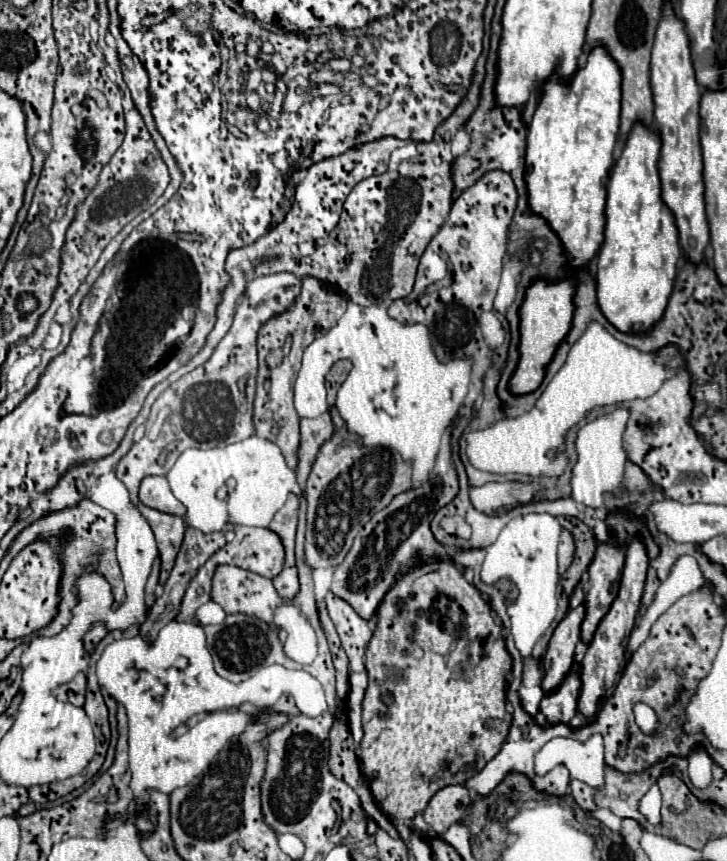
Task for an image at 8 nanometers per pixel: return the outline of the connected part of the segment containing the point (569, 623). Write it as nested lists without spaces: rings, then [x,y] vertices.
[[[580,604],[578,608],[572,608],[564,620],[556,626],[548,650],[542,658],[542,668],[544,668],[544,680],[542,688],[546,692],[554,690],[560,686],[564,676],[570,672],[572,662],[574,662],[574,646],[580,640],[580,624],[584,620],[586,606]]]

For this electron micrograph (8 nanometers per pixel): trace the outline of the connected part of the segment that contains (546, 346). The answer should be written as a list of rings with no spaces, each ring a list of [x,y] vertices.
[[[538,280],[526,290],[526,298],[520,308],[520,364],[510,380],[510,390],[514,394],[526,394],[540,386],[546,364],[552,360],[558,344],[570,332],[574,316],[574,304],[572,304],[574,290],[576,290],[574,280],[562,280],[562,282]]]

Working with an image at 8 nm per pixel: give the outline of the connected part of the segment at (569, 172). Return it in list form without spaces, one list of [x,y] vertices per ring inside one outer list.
[[[598,44],[588,52],[586,66],[578,68],[572,78],[564,80],[552,74],[542,84],[536,112],[528,128],[526,148],[526,186],[532,212],[544,216],[552,230],[562,238],[570,258],[570,266],[586,266],[602,244],[602,206],[606,204],[606,190],[602,190],[602,178],[610,170],[614,158],[614,146],[620,126],[620,98],[622,98],[622,74],[616,60],[610,56],[606,46]]]

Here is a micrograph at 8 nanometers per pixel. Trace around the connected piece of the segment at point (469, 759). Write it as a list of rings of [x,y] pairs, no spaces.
[[[432,560],[430,564],[420,564],[402,574],[400,580],[386,592],[384,600],[378,606],[378,622],[376,630],[366,646],[366,672],[368,672],[368,688],[362,700],[362,730],[364,736],[360,740],[360,758],[364,766],[364,774],[370,780],[370,790],[380,806],[380,810],[390,818],[414,818],[416,812],[422,812],[428,800],[442,788],[450,784],[466,784],[468,778],[478,774],[494,754],[502,748],[502,742],[508,736],[512,714],[506,710],[506,680],[512,672],[512,656],[506,650],[506,642],[502,636],[502,624],[496,620],[490,604],[482,598],[480,590],[464,578],[464,570],[448,560]]]

